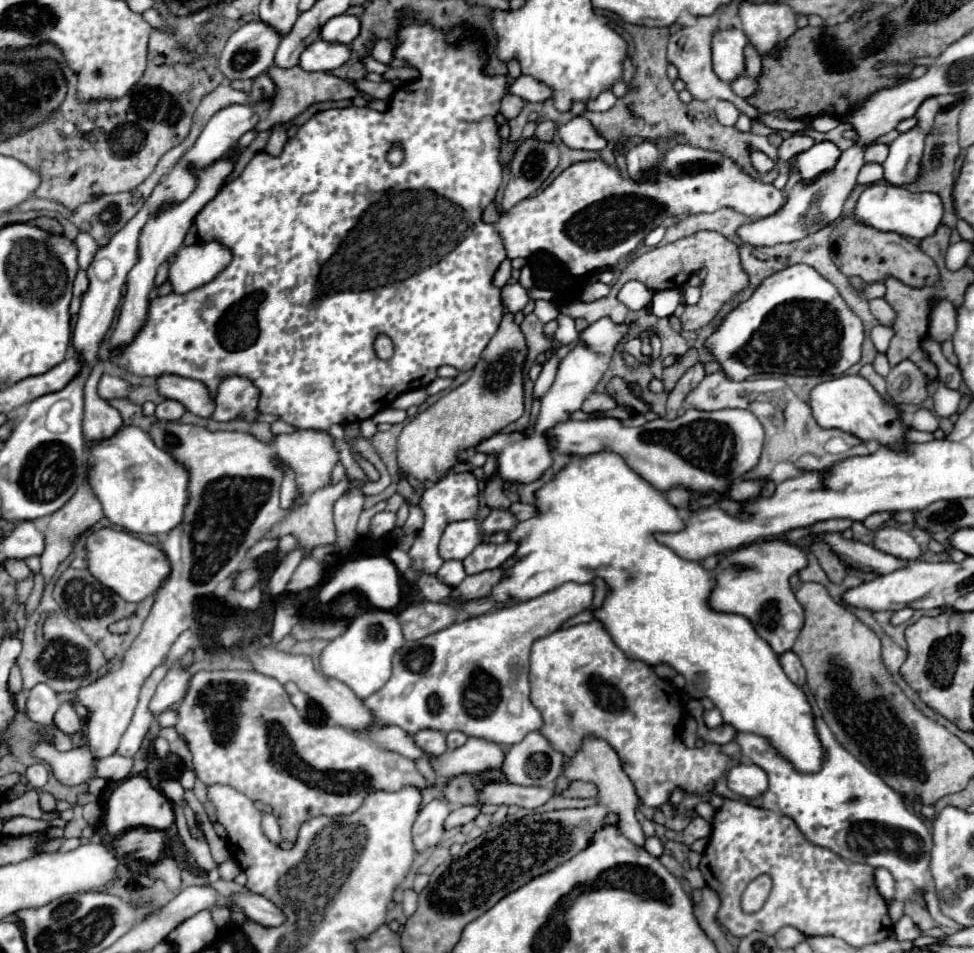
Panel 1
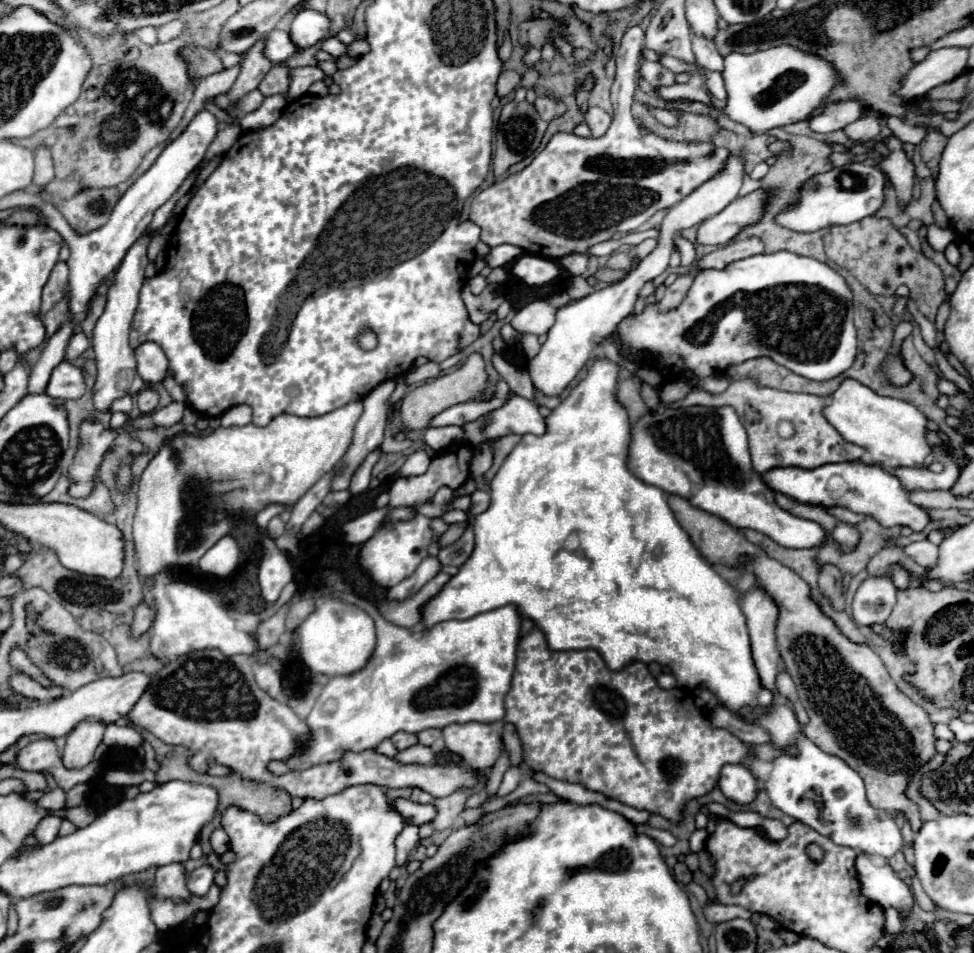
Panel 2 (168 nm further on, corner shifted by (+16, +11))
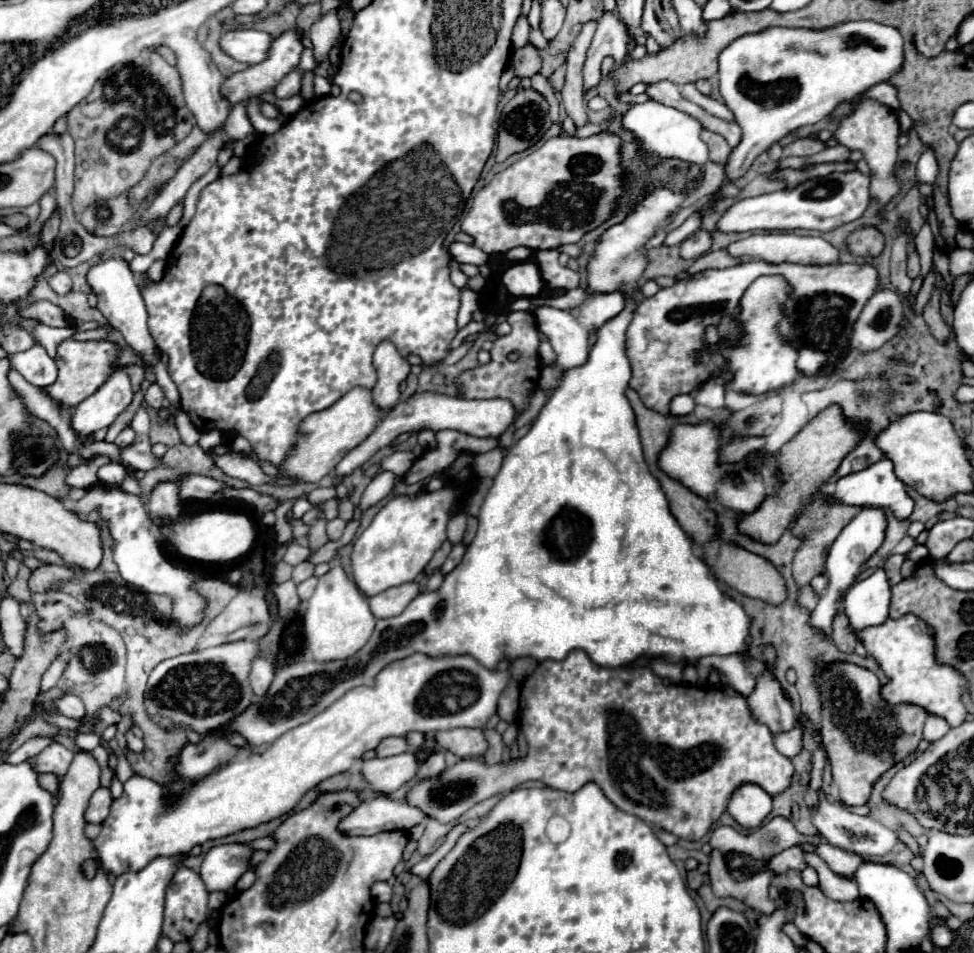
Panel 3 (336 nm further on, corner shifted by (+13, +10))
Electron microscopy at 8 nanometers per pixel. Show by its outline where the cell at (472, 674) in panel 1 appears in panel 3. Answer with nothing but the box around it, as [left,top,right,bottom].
[83,653,509,879]

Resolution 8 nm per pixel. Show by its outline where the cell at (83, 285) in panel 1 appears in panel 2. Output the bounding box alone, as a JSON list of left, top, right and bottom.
[38,262,68,316]

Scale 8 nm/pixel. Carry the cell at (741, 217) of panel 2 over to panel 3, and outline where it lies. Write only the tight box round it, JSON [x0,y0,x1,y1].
[681,229,713,259]

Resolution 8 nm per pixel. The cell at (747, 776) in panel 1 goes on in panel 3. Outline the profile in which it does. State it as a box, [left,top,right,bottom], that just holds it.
[727,783,771,827]

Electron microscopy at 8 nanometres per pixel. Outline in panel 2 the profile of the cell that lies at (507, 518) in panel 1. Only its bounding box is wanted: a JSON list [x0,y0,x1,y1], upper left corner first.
[438,524,466,548]

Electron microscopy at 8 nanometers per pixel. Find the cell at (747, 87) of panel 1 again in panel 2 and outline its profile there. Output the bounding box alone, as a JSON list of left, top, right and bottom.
[692,34,724,72]

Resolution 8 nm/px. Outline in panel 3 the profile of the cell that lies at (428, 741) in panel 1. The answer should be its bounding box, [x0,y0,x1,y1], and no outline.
[375,737,407,757]

